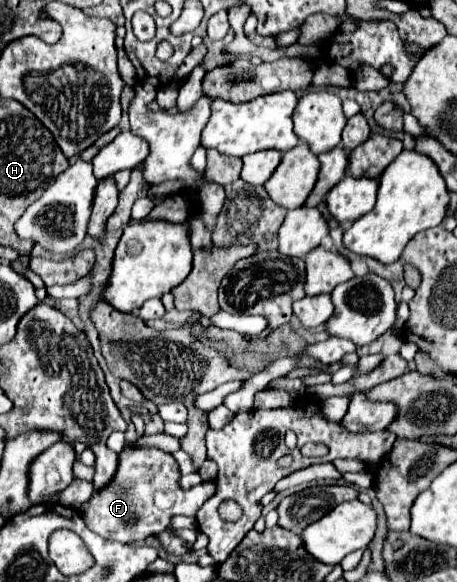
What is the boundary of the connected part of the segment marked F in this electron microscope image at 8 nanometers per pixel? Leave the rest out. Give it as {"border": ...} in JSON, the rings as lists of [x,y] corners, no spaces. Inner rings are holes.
{"border":[[[123,447],[115,481],[95,491],[79,511],[91,517],[91,531],[105,533],[105,539],[119,543],[143,541],[165,531],[175,515],[195,517],[199,508],[215,493],[213,481],[201,482],[188,490],[179,487],[179,465],[173,455],[155,447]]]}

